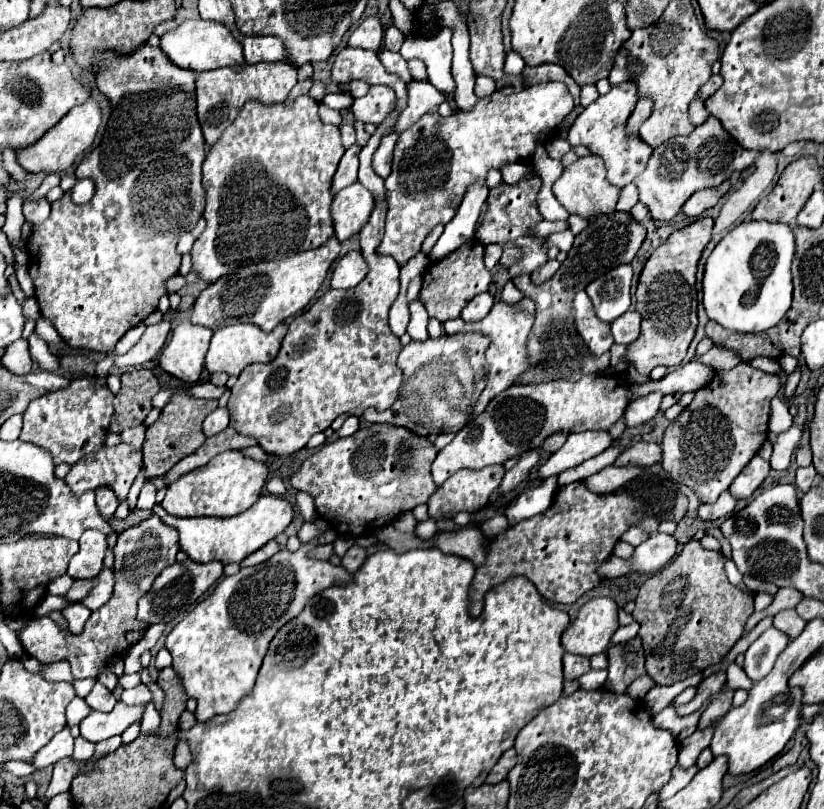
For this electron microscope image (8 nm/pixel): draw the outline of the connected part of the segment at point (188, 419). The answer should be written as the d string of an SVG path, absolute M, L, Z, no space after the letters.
M174 394L170 398L160 418L146 430L146 442L144 442L142 454L144 454L144 466L146 466L148 480L152 476L162 476L178 460L192 454L204 444L206 438L202 434L202 422L212 410L216 410L216 406L218 406L218 400L198 400L198 398L188 398L186 394Z

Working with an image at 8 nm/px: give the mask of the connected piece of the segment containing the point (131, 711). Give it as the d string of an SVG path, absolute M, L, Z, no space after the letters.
M118 706L104 714L104 712L90 712L82 722L80 722L80 736L86 738L88 742L100 742L106 740L114 734L122 734L132 722L140 722L140 706Z

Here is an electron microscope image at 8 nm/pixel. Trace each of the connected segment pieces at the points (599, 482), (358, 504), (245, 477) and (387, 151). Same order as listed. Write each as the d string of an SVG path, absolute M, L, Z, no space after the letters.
M606 466L602 468L600 472L584 478L582 482L586 484L586 488L590 492L596 492L596 494L610 494L614 492L616 488L620 488L622 484L626 484L628 480L632 480L634 476L638 476L642 470L636 468L636 466L624 466L624 468L618 468L618 466Z
M370 424L360 428L348 438L338 438L330 444L320 446L310 458L302 462L302 466L290 476L290 484L296 490L304 490L312 494L316 514L330 524L338 534L350 536L370 536L380 528L392 524L400 514L412 510L418 504L426 504L428 498L436 492L436 484L430 476L430 466L436 458L438 450L426 436L418 436L402 426L386 426L386 424Z
M226 450L212 458L202 468L182 474L172 482L162 500L162 508L172 516L192 518L192 516L236 516L238 512L248 510L260 496L262 486L268 480L266 462L248 458L242 450Z
M386 134L380 142L380 148L376 150L374 154L374 160L372 160L372 168L374 172L386 180L390 176L390 166L392 166L392 150L394 150L394 144L398 140L398 134Z

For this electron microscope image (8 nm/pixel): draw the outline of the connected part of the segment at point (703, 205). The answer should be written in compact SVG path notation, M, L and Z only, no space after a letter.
M724 180L720 186L716 188L702 188L698 192L694 192L682 206L682 212L690 218L698 218L704 210L712 208L718 204L718 200L728 192L730 188L730 180Z

